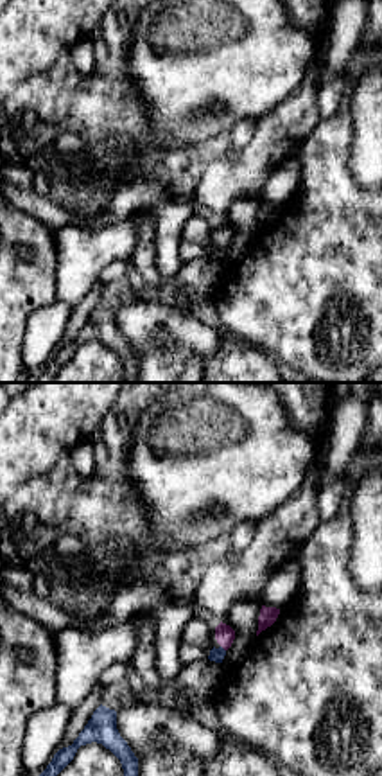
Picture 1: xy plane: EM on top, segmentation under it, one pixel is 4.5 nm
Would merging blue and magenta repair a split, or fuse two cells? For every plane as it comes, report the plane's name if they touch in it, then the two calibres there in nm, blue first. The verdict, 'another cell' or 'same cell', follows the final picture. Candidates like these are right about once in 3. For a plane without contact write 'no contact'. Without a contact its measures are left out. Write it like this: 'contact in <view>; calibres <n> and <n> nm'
contact in xy; calibres 60 and 90 nm

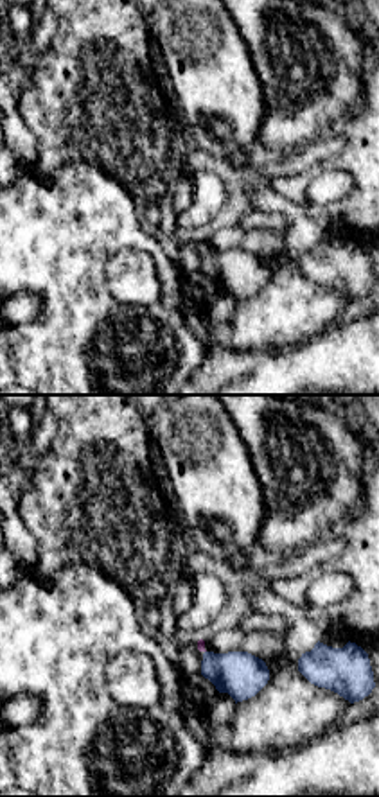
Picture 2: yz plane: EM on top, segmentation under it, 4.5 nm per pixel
no contact

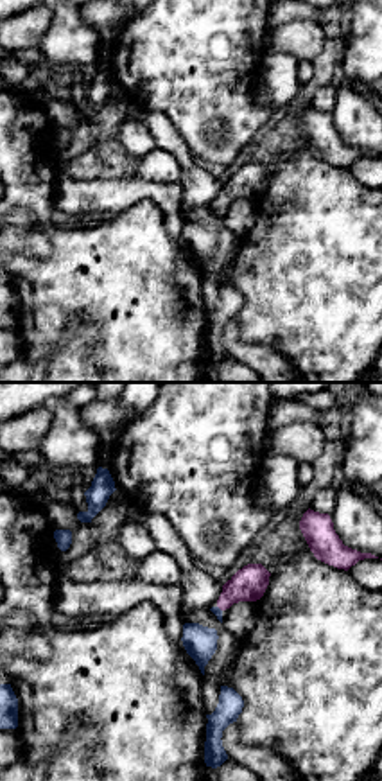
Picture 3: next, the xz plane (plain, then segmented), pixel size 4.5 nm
contact in xz; calibres 40 and 160 nm

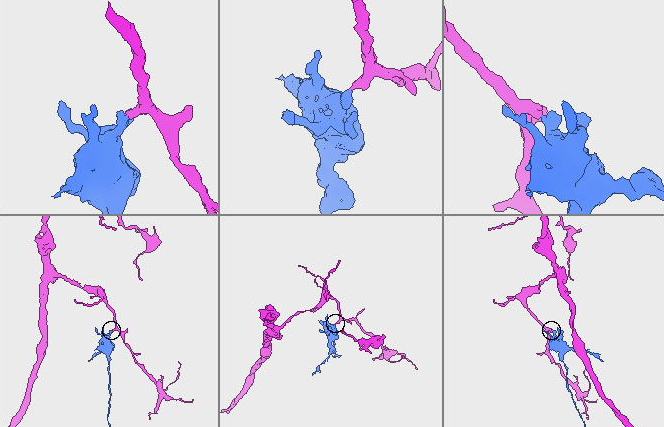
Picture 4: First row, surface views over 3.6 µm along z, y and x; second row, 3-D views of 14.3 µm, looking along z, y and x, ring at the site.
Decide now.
same cell

